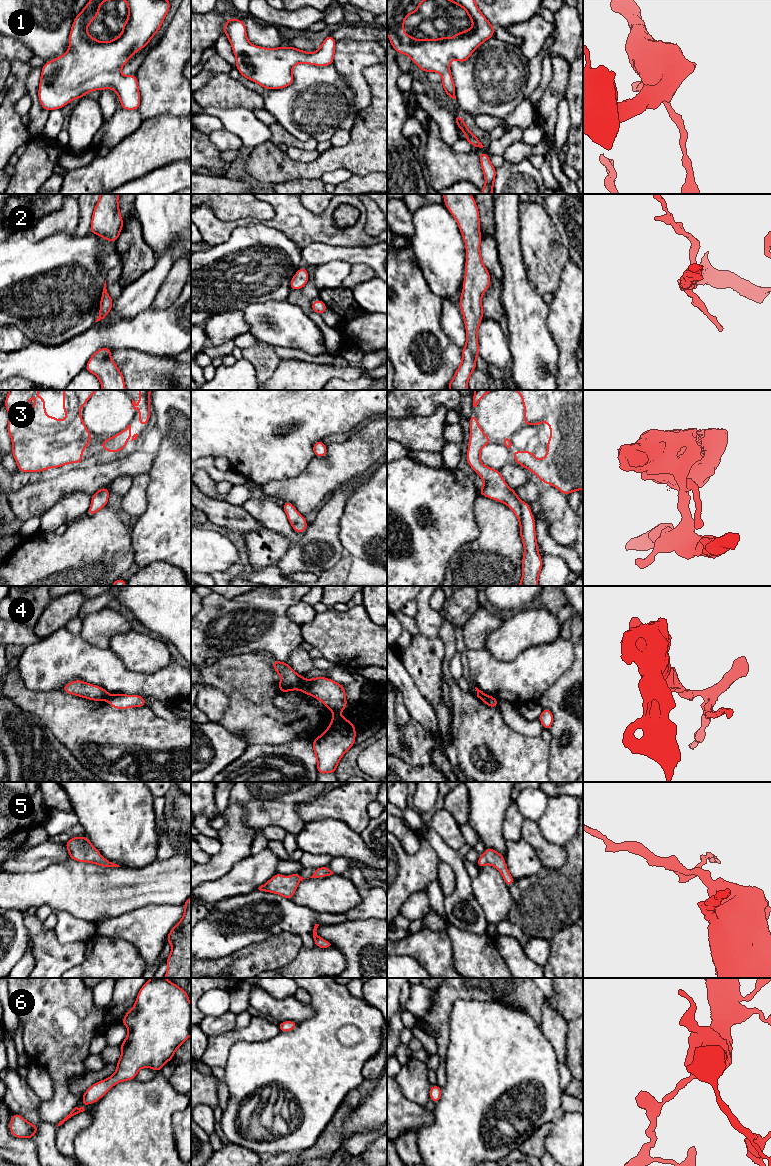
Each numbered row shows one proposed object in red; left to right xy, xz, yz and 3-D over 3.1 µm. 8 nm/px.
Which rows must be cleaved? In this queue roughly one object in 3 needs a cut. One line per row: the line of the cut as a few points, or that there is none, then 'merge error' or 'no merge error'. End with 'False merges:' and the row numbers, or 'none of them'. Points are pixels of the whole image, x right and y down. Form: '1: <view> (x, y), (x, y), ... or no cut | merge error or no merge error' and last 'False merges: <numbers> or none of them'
1: no cut | no merge error
2: no cut | no merge error
3: no cut | no merge error
4: xz (305, 680), (301, 690) | merge error
5: no cut | no merge error
6: no cut | no merge error
False merges: 4

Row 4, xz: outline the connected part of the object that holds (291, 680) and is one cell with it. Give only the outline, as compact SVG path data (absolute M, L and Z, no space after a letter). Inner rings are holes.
M274 660L272 667L282 678L282 680L278 683L281 693L292 690L302 690L306 681L305 677L297 674L291 667L288 666L286 661L280 662Z

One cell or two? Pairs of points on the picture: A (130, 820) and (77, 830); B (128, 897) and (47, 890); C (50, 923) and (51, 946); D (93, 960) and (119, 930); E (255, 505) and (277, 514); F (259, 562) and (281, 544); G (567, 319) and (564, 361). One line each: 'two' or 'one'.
A: two
B: one
C: two
D: two
E: one
F: one
G: one

